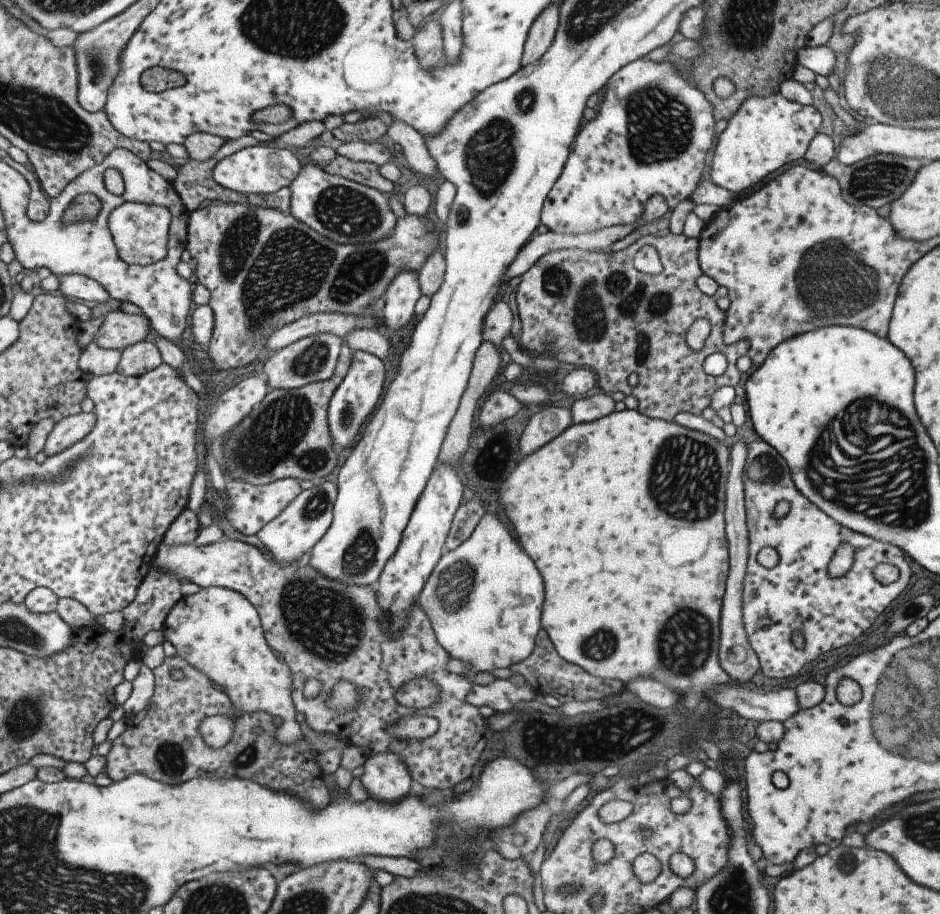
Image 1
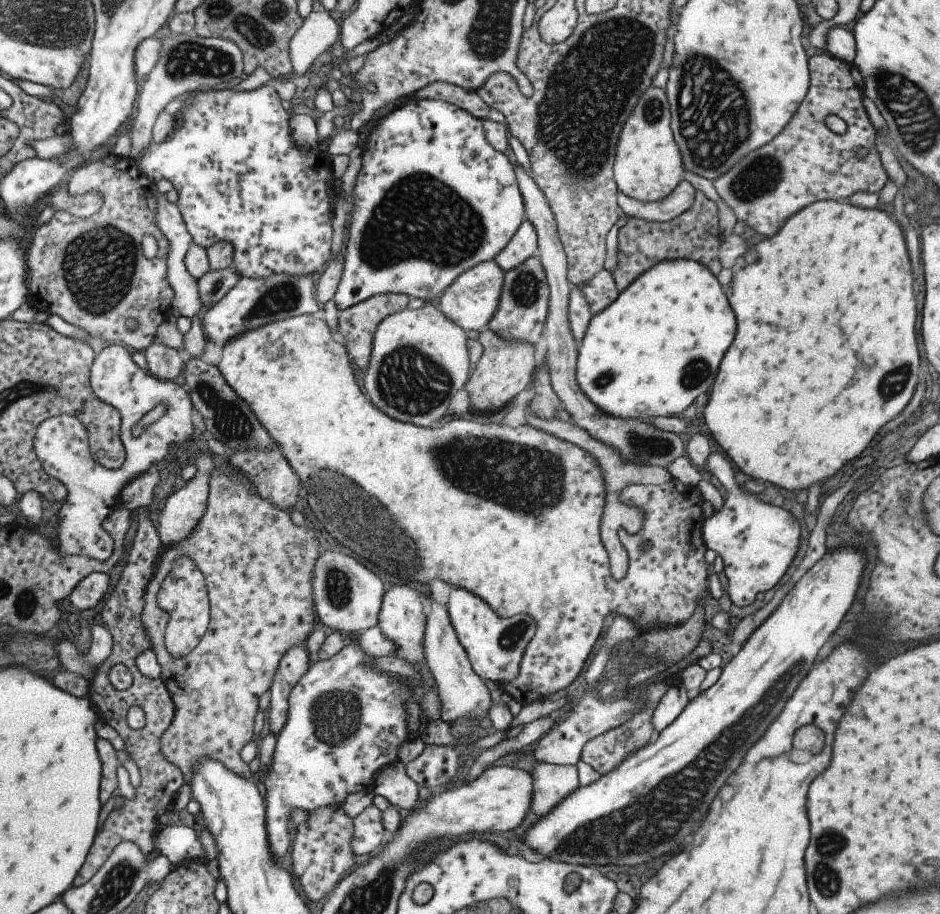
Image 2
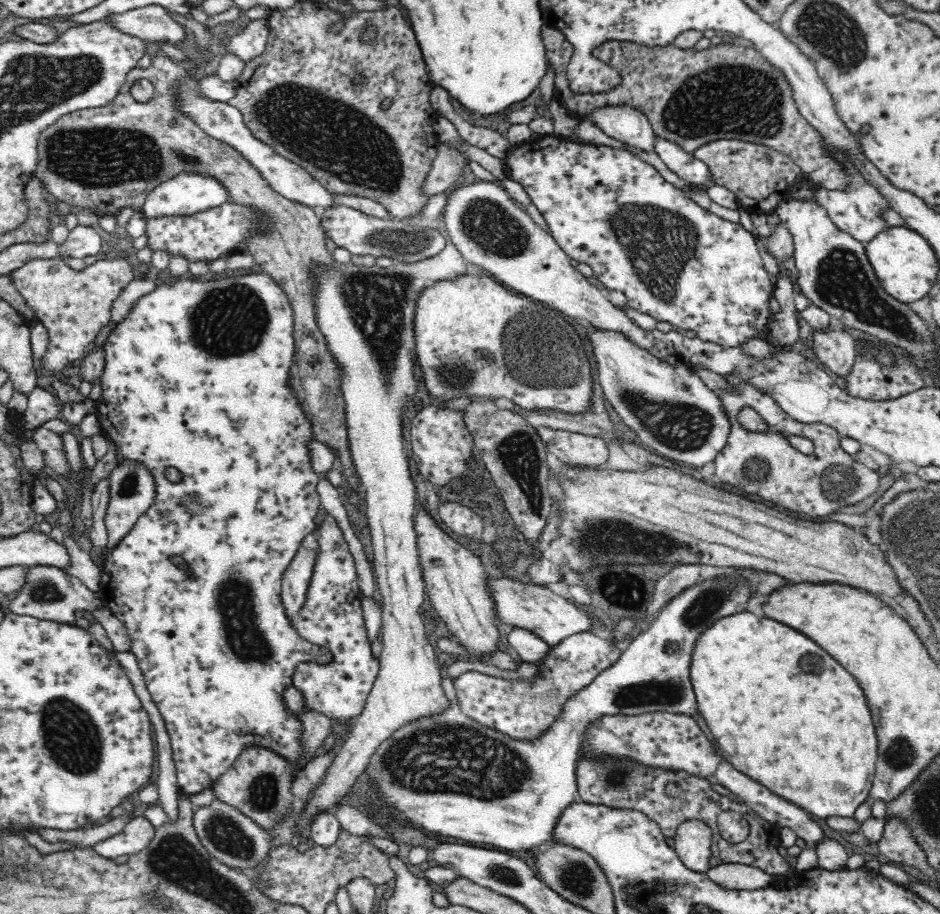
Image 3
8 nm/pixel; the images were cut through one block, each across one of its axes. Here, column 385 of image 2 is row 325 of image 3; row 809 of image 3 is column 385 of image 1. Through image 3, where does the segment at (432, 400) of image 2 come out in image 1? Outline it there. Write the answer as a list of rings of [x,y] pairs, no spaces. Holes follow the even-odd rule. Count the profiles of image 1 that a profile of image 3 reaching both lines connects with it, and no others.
[[[401,270],[394,276],[387,284],[383,296],[384,306],[380,312],[383,326],[387,331],[395,332],[411,320],[414,304],[419,295],[420,288],[415,271]]]

